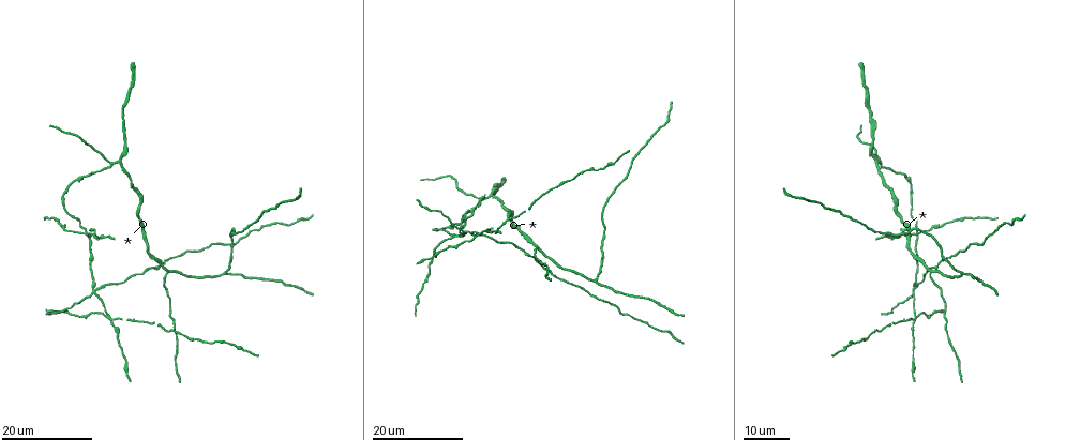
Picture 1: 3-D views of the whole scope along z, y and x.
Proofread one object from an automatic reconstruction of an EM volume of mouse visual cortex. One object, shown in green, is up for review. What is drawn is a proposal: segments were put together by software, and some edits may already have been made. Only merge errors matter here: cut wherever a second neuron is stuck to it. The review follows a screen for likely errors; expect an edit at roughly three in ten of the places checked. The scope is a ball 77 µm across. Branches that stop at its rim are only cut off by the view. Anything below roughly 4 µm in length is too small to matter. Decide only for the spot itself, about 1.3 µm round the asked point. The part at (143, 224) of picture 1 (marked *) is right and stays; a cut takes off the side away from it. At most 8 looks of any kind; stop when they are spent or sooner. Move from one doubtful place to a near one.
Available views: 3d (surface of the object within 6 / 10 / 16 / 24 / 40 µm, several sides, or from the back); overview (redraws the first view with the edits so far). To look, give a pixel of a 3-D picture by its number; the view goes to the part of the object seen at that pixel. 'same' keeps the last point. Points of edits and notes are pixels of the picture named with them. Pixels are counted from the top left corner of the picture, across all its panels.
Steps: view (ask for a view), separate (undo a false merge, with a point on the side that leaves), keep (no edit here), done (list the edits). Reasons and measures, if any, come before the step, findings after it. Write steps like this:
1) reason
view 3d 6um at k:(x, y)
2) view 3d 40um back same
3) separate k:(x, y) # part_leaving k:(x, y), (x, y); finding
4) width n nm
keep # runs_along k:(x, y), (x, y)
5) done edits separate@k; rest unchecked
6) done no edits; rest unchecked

two arms in line, one across
view 3d 24um at 1:(112, 318)

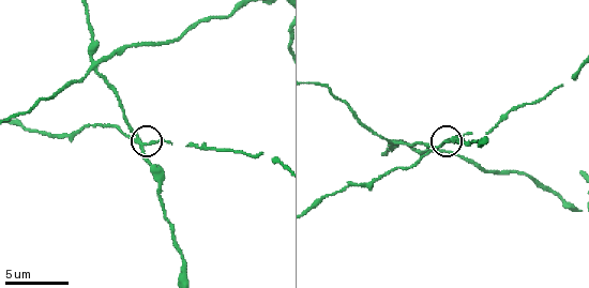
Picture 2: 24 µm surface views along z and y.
view 3d 6um at 2:(442, 144)

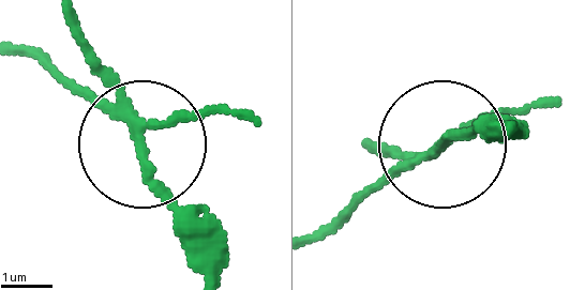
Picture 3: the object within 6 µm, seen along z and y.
arms 3
separate 3:(73, 80) # a second neuron is stuck on

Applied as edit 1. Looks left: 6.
see it whole again
view overview

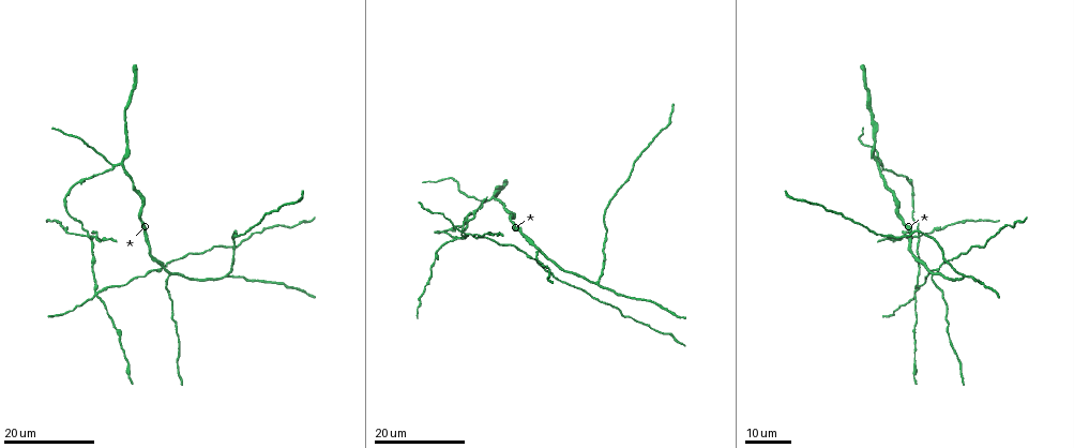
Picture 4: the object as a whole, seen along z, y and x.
four-way junction
view 3d 24um at 4:(96, 293)

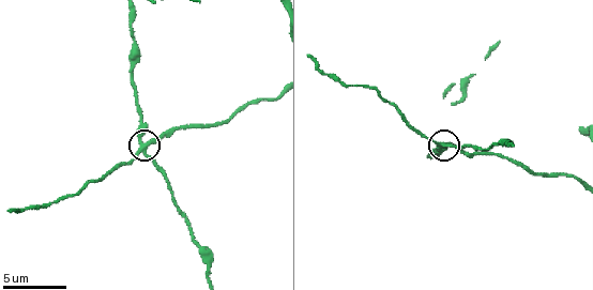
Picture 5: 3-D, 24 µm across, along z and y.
view 3d 6um at 5:(145, 146)

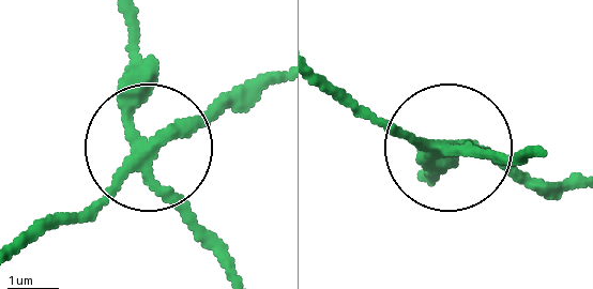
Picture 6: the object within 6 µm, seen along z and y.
view 3d 6um back at 6:(156, 144)

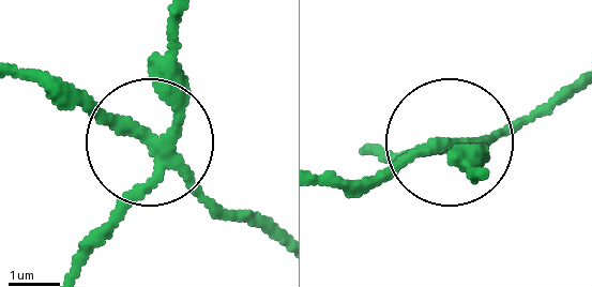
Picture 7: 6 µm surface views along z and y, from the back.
width 220 nm
separate 7:(213, 212) # part_leaving 7:(167, 157), (17, 80); two neurons meet here

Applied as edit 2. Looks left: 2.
done edits separate@3, separate@7; rest unchecked

